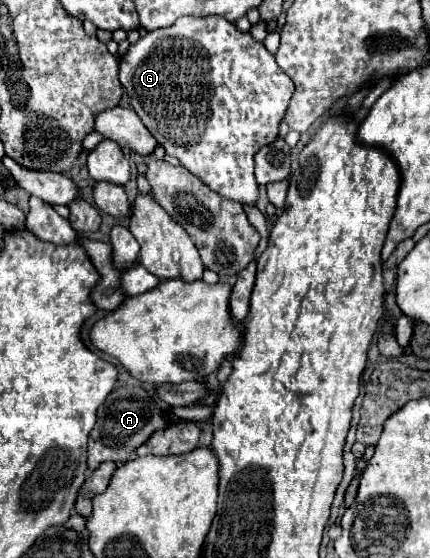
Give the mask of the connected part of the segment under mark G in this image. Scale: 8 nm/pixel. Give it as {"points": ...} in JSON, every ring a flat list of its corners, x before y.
{"points":[[180,17,170,27,148,31,136,45,130,45,128,57,120,63,120,83,130,97,130,107,158,139,160,147,178,157,190,173,222,197,256,205,254,155,260,147,276,141,278,125,294,93,292,79,276,65,264,43,254,41,250,33,238,31,234,23,222,17]]}

